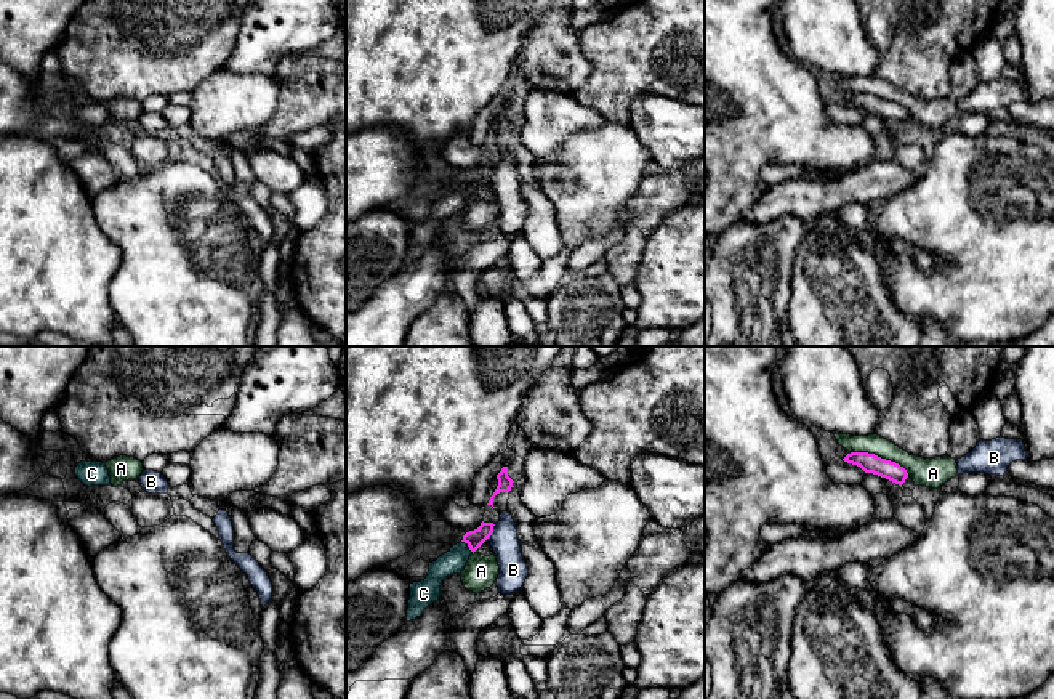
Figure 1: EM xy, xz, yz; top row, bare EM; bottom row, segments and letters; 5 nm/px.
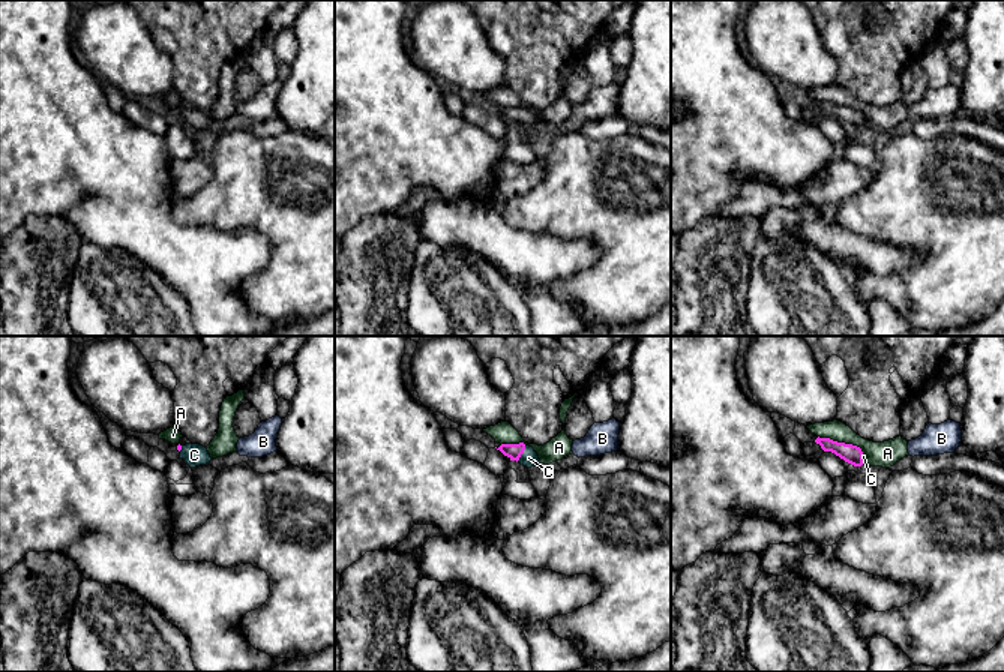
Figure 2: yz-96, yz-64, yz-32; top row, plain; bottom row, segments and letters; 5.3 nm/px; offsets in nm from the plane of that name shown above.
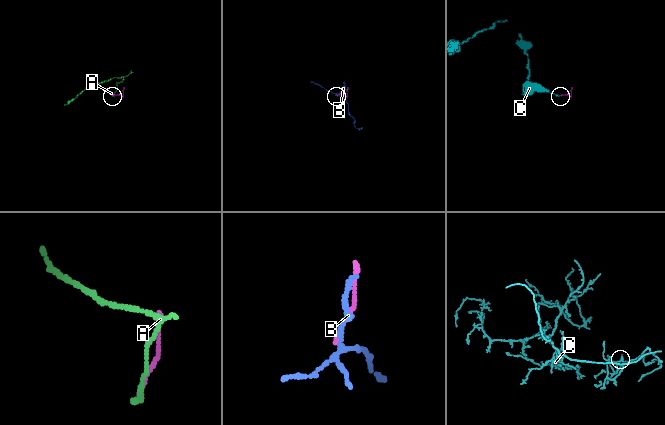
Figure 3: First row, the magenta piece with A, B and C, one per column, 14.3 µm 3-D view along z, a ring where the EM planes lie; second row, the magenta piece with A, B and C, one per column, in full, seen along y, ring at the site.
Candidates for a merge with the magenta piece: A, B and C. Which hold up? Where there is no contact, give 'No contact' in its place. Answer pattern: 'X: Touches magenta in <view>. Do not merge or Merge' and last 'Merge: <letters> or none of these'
A: Touches magenta in yz. Do not merge
B: Touches magenta in xz. Do not merge
C: Touches magenta in xz. Merge
Merge: C

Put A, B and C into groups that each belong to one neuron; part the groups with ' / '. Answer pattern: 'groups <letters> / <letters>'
groups A / B / C

